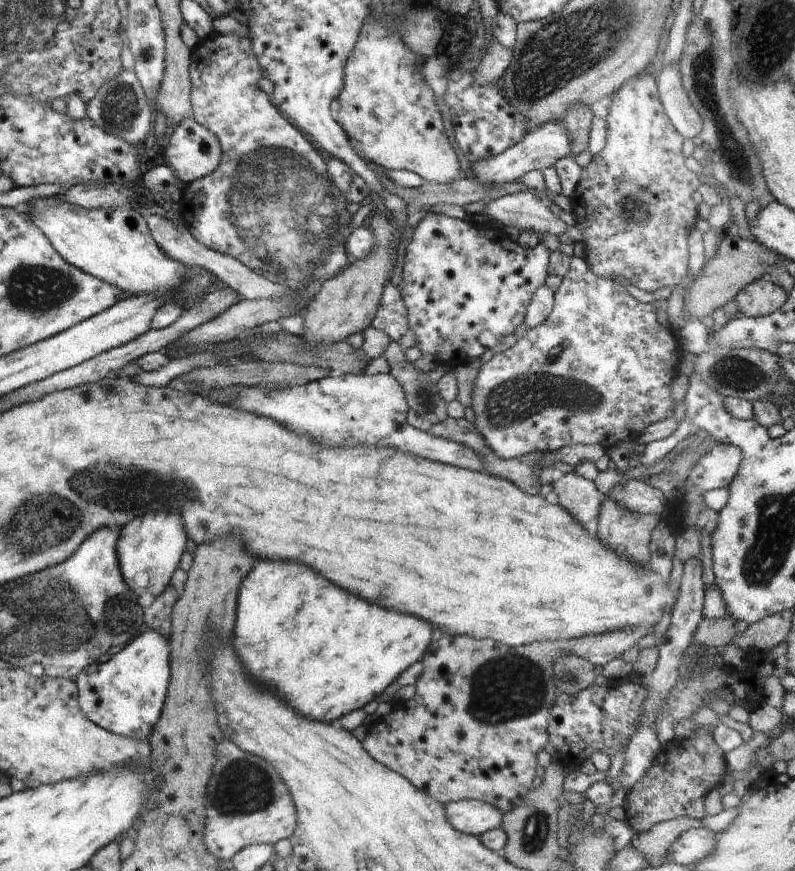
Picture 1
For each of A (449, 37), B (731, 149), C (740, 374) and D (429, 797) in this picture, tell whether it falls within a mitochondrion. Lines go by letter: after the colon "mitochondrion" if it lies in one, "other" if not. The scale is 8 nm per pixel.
A: other
B: mitochondrion
C: mitochondrion
D: other

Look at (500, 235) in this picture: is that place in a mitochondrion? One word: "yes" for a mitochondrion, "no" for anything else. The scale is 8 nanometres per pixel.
no

